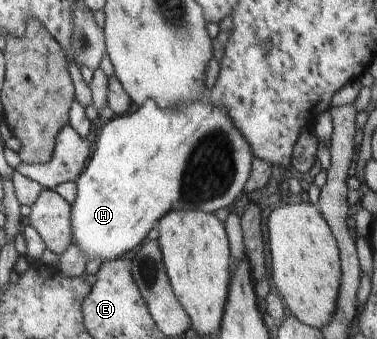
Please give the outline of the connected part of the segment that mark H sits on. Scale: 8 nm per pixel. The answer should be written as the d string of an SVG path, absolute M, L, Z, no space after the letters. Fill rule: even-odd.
M205 95L201 102L185 102L185 104L179 104L175 108L167 108L167 110L161 110L155 100L147 100L141 108L134 108L131 112L118 116L117 118L109 119L109 122L101 128L99 132L99 140L97 140L97 146L95 146L95 152L87 168L83 171L83 174L77 179L77 196L75 201L71 204L71 236L72 242L75 242L81 252L87 256L87 260L98 259L102 261L116 261L121 258L123 254L133 250L142 240L147 238L151 228L153 228L155 222L161 220L167 212L171 210L181 210L181 212L187 212L187 210L200 210L206 213L215 213L219 208L231 207L235 200L237 200L245 191L245 183L249 180L252 168L252 162L254 158L247 140L243 138L243 134L235 128L235 124L231 122L231 118L227 116L225 108L221 106L213 106L209 102L208 96Z

